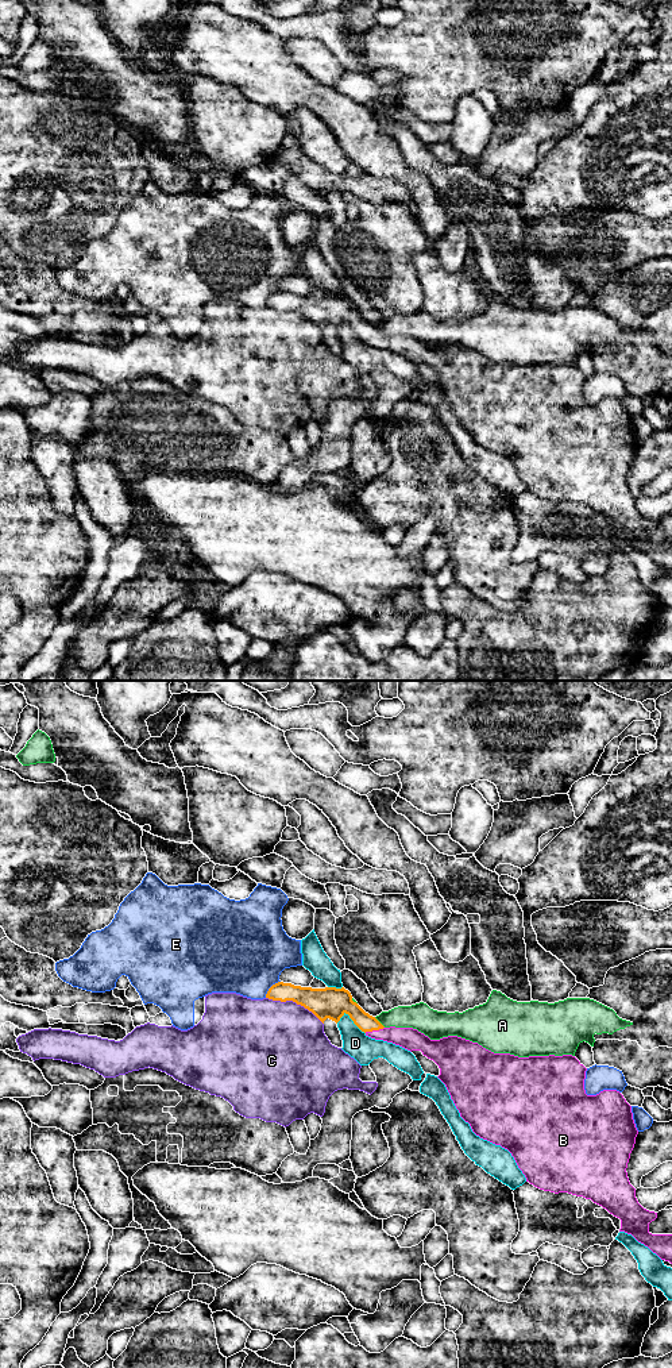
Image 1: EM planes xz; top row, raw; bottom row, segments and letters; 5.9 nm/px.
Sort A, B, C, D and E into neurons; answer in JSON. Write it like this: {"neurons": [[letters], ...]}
{"neurons": [["A"], ["B"], ["C"], ["D"], ["E"]]}

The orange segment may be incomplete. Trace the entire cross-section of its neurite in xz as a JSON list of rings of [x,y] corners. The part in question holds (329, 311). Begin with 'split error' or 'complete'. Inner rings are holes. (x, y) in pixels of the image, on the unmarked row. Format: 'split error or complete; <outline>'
split error; [[[278,290],[269,297],[266,307],[293,309],[312,320],[323,332],[327,327],[337,332],[348,323],[366,344],[393,351],[410,361],[421,359],[439,374],[437,386],[445,393],[460,425],[476,444],[507,458],[526,490],[544,500],[591,508],[621,528],[619,540],[632,543],[661,569],[672,573],[672,543],[649,540],[649,532],[657,527],[657,521],[638,512],[636,497],[627,486],[626,477],[638,443],[632,415],[617,398],[587,404],[587,377],[575,365],[518,366],[494,362],[457,344],[430,348],[413,336],[385,336],[354,311],[344,296],[312,297]]]

